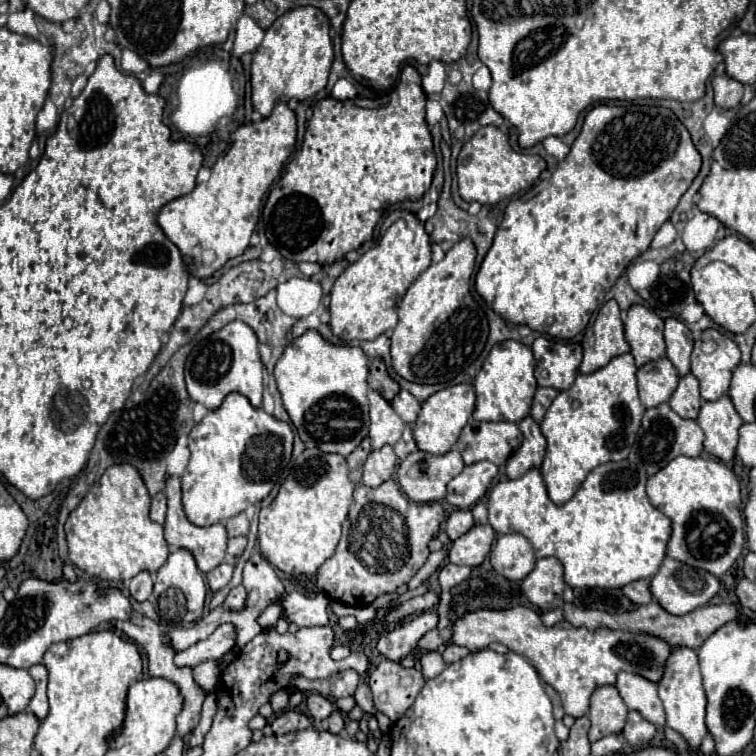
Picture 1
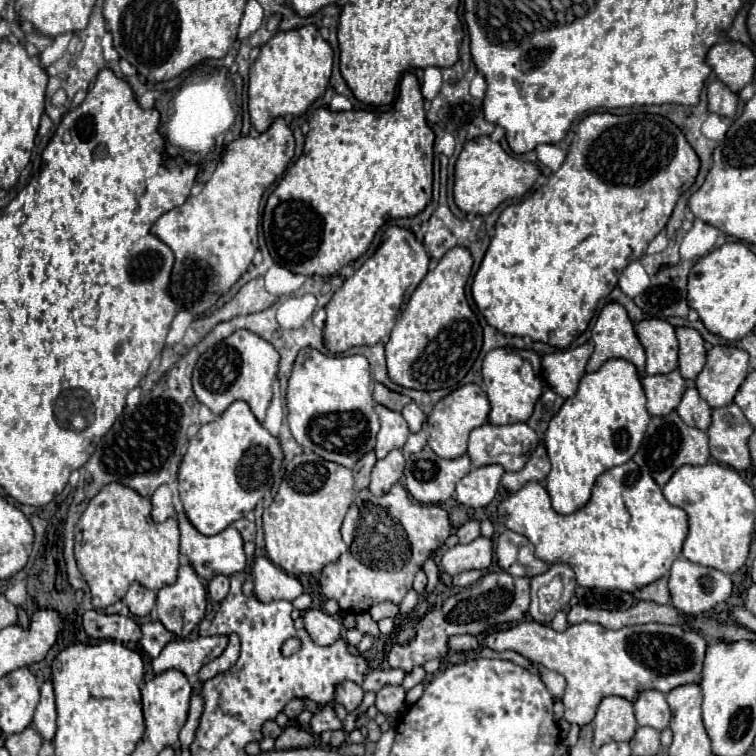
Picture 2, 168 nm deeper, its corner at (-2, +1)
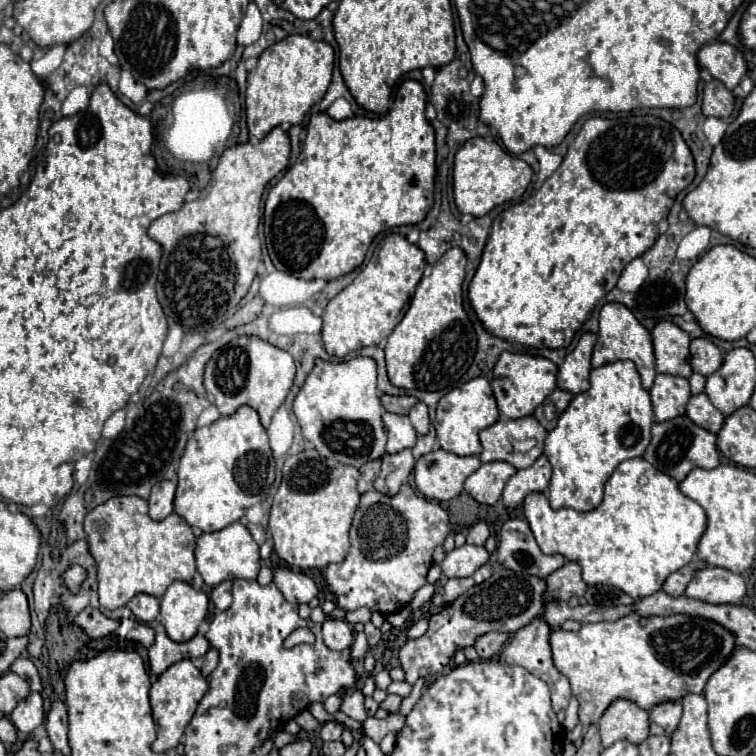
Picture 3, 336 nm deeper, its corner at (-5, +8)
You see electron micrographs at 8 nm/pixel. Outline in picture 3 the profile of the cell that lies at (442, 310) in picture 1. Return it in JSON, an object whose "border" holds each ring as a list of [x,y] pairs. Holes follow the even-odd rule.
{"border":[[[451,247],[437,263],[429,277],[423,277],[409,303],[401,323],[393,329],[385,345],[387,373],[395,387],[439,391],[457,385],[459,377],[469,369],[477,335],[473,323],[463,309],[463,279],[467,255],[459,247]]]}

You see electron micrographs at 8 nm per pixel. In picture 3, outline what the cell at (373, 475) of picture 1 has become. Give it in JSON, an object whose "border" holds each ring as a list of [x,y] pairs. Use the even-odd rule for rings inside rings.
{"border":[[[403,449],[401,453],[395,455],[383,455],[383,465],[375,481],[375,489],[381,491],[383,495],[395,495],[399,487],[407,481],[409,473],[413,471],[413,465],[415,459],[409,449]]]}

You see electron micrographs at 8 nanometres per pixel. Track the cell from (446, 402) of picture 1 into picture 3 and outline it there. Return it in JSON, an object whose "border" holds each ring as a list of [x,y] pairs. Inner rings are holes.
{"border":[[[475,377],[461,387],[451,389],[439,403],[433,419],[433,427],[437,431],[437,441],[441,449],[455,455],[477,455],[481,451],[479,431],[493,425],[499,417],[495,397],[491,385],[485,377]]]}

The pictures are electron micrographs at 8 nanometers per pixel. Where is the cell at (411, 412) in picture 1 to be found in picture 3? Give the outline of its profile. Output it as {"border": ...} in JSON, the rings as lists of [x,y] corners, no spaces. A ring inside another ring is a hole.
{"border":[[[417,403],[411,407],[409,411],[409,419],[415,427],[415,431],[419,435],[425,435],[429,431],[429,415],[427,415],[427,405],[425,403]]]}

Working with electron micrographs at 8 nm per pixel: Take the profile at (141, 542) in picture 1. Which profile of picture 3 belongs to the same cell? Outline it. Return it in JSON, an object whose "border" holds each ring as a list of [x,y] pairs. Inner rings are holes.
{"border":[[[119,495],[91,509],[85,517],[89,553],[97,563],[99,601],[107,609],[125,605],[137,593],[161,597],[175,581],[193,581],[195,575],[195,531],[183,517],[171,513],[163,521],[153,521],[147,513],[147,501],[135,495]]]}

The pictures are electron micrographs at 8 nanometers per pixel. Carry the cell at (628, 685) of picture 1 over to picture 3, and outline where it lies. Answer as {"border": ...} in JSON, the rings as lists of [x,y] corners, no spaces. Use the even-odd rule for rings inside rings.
{"border":[[[665,701],[665,703],[659,703],[649,709],[649,721],[661,725],[665,729],[665,733],[671,735],[675,731],[675,725],[679,725],[681,711],[683,709],[681,709],[679,701]]]}

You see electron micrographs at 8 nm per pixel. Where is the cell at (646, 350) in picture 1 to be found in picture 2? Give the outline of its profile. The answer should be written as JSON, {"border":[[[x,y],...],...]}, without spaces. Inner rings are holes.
{"border":[[[652,318],[636,324],[636,334],[646,350],[646,374],[668,374],[678,368],[678,338],[674,326],[670,326],[666,320]]]}

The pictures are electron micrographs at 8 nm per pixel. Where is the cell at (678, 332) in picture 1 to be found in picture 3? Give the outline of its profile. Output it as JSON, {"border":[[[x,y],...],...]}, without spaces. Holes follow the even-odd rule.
{"border":[[[695,337],[691,339],[691,367],[695,373],[711,375],[715,369],[719,369],[723,361],[723,353],[715,343],[711,343],[707,337]]]}

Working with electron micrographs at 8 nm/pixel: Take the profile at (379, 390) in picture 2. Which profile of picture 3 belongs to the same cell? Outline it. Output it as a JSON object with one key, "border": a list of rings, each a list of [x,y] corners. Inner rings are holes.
{"border":[[[381,395],[381,403],[387,411],[391,413],[401,413],[401,415],[407,415],[411,405],[417,403],[417,397],[411,397],[411,395]]]}

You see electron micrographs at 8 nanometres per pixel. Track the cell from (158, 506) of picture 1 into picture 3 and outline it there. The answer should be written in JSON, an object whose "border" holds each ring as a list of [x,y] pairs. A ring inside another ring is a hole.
{"border":[[[161,481],[151,489],[149,497],[149,517],[155,521],[165,519],[173,513],[173,497],[175,497],[175,483],[173,481]]]}

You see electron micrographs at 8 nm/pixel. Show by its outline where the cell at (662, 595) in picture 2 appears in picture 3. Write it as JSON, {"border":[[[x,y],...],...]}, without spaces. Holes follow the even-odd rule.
{"border":[[[693,561],[693,563],[689,563],[689,565],[681,567],[679,571],[671,573],[671,575],[665,579],[665,583],[663,583],[663,591],[665,591],[667,595],[671,595],[671,597],[683,595],[687,583],[691,581],[691,573],[695,573],[695,569],[697,569],[697,567],[703,567],[703,565],[707,565],[707,563],[703,563],[703,561]]]}

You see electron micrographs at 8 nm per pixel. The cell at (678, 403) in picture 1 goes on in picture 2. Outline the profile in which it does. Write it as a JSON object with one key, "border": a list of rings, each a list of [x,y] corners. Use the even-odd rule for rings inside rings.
{"border":[[[688,388],[682,396],[682,402],[676,410],[680,414],[680,418],[688,424],[688,426],[694,426],[698,430],[706,430],[712,422],[712,408],[708,406],[706,400],[700,398],[698,390],[696,388]]]}

